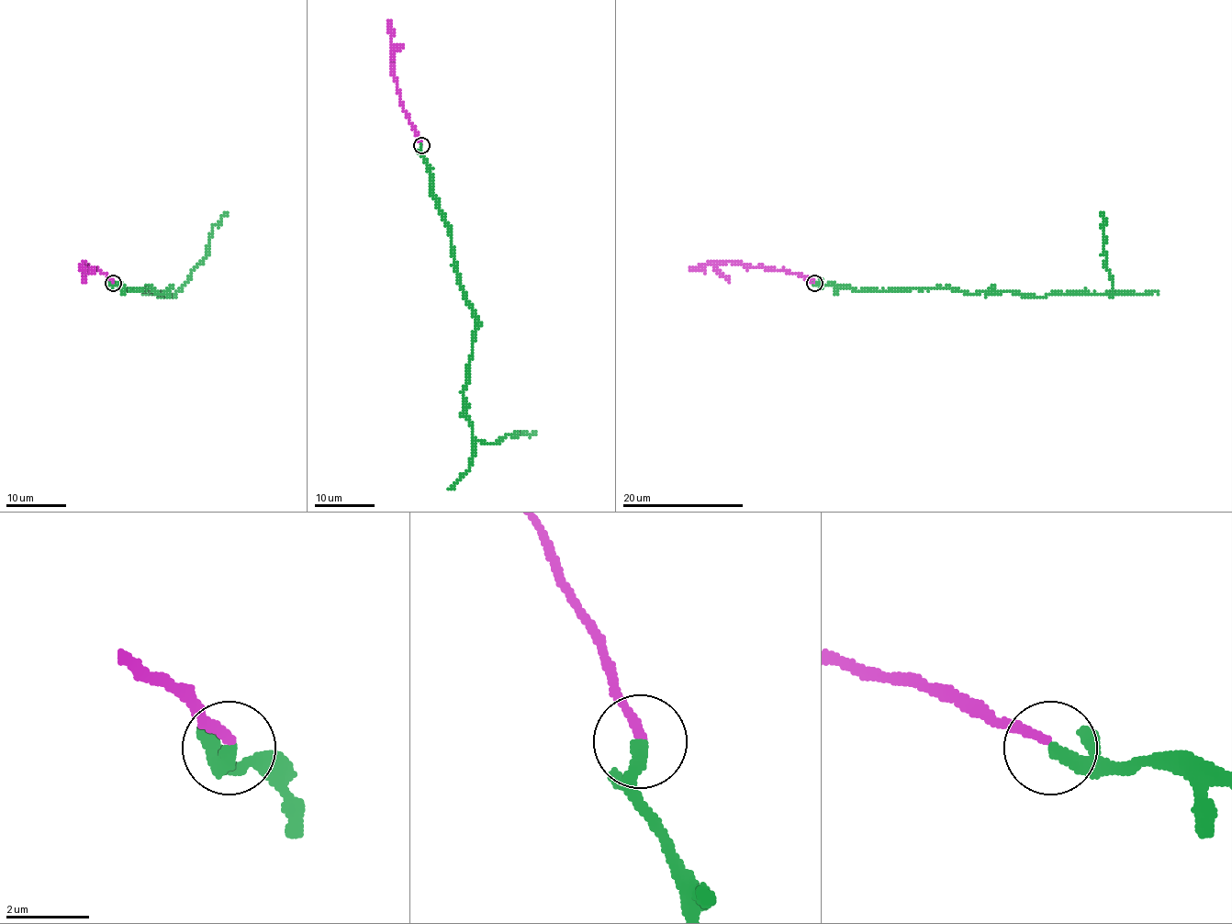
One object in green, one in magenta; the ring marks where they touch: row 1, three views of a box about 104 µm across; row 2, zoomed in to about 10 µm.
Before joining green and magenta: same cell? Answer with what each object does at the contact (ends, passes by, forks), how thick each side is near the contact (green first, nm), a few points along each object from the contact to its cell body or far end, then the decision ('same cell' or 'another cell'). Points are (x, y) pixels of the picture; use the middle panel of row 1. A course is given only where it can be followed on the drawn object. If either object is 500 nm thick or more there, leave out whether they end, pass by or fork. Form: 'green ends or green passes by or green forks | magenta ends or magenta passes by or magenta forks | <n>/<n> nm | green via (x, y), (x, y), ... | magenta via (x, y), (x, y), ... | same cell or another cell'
green ends | magenta ends | 320/200 nm | green via (421, 145), (458, 283), (476, 321), (464, 415), (484, 443), (533, 433) | magenta via (421, 145), (405, 112), (391, 64), (390, 19) | another cell

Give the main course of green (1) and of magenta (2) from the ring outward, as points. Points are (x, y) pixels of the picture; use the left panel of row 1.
1: (113, 283), (124, 290), (168, 292), (160, 297), (155, 293), (175, 293), (204, 260), (211, 229), (225, 212)
2: (113, 281), (83, 262), (82, 269)

